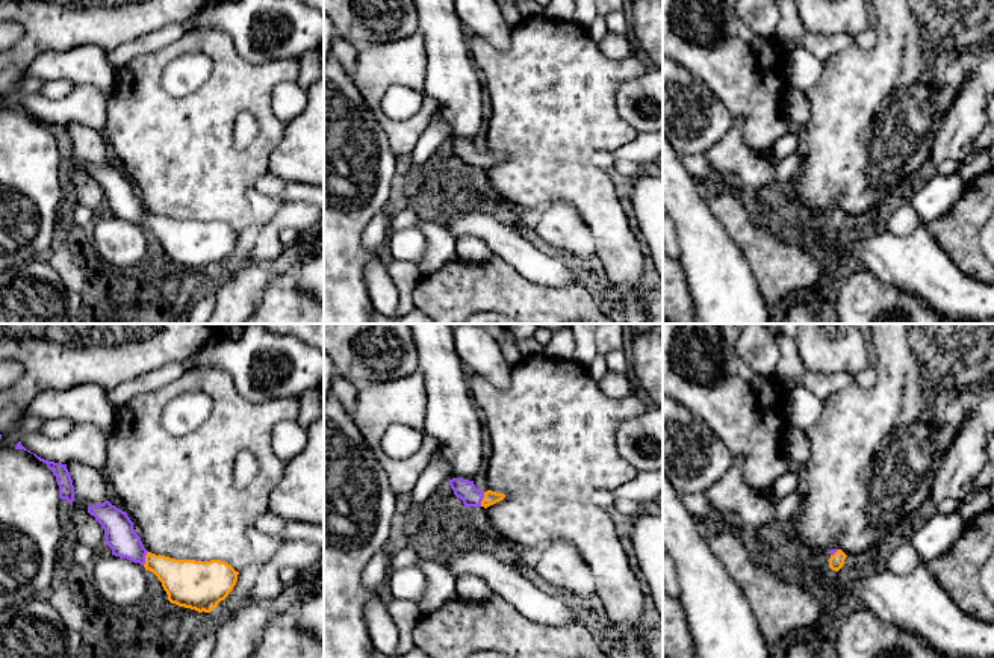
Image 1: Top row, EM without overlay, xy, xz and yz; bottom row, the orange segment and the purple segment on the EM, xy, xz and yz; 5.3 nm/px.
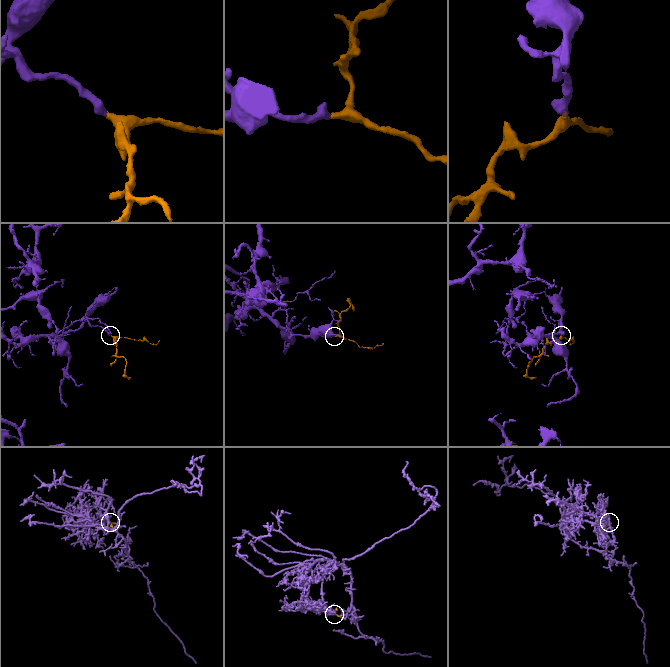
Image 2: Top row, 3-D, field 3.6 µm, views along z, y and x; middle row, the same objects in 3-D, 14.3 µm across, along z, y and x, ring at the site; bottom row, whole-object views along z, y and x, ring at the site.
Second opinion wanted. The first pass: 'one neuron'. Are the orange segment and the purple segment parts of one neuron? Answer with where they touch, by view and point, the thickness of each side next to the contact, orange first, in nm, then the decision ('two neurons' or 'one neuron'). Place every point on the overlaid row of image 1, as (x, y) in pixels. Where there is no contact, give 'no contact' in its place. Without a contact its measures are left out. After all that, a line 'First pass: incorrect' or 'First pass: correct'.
meets orange in xz at (483, 499); 70 nm thick on the orange side, 110 nm on the other; one neuron
First pass: correct

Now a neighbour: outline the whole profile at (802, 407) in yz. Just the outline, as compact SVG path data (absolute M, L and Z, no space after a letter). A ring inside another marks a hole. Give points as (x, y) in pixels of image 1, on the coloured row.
M794 387L785 395L785 421L788 427L805 430L823 411L823 399L805 387Z

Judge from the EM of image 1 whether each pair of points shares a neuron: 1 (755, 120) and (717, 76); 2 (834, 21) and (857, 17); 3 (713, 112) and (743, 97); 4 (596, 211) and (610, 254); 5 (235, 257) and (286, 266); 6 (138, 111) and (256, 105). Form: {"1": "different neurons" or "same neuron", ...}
{"1": "same neuron", "2": "same neuron", "3": "different neurons", "4": "same neuron", "5": "different neurons", "6": "same neuron"}

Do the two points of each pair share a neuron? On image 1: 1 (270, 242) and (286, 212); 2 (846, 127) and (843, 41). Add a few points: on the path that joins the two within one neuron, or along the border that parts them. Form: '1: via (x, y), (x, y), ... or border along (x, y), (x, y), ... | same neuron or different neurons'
1: via (270, 235), (280, 220) | same neuron
2: border along (854, 43), (832, 53), (823, 62) | different neurons

